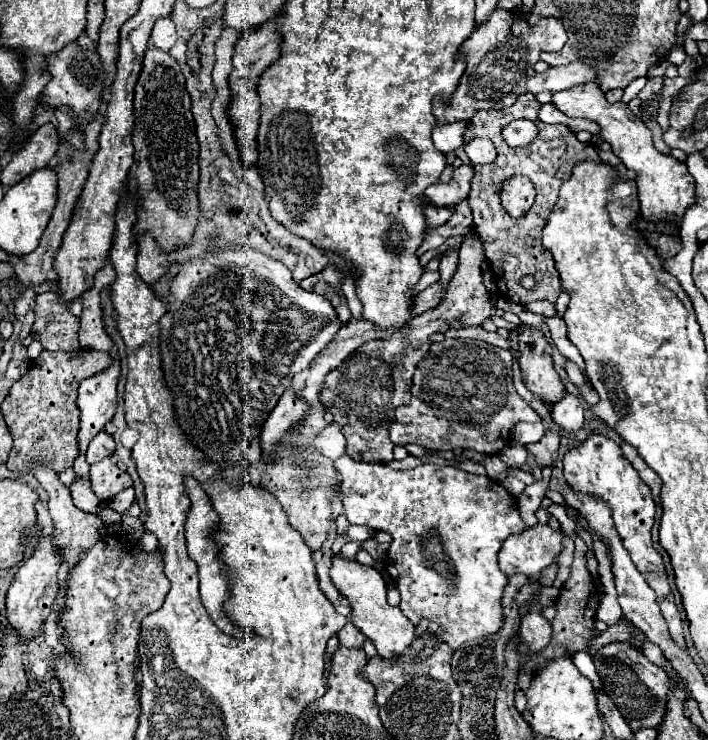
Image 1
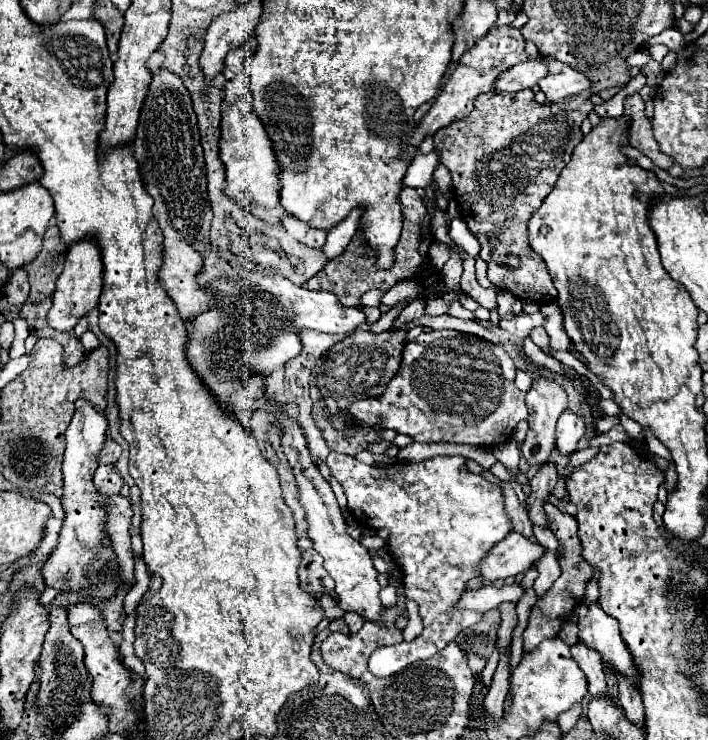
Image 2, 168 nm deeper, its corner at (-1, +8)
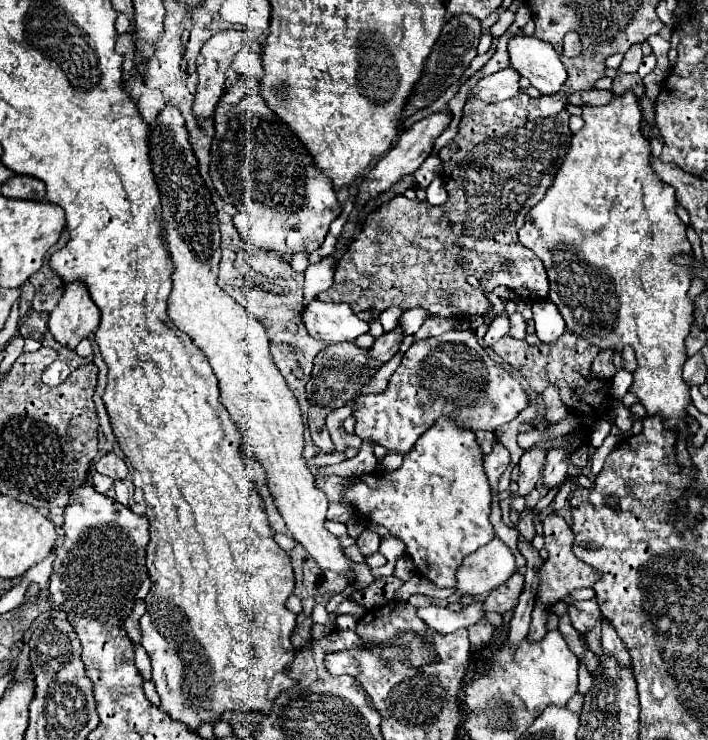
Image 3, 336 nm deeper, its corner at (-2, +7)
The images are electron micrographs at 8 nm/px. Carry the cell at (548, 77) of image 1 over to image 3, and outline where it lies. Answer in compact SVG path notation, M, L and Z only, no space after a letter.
M513 67L501 69L501 71L493 73L493 75L483 77L473 87L473 95L477 99L481 99L481 101L487 101L487 103L497 103L497 101L511 99L521 89L519 79L521 79L521 75L517 75L517 71L513 71Z

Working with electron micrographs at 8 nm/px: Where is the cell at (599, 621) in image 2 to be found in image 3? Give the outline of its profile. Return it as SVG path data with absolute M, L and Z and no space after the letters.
M575 601L569 605L569 617L573 621L573 627L581 633L587 635L589 631L593 631L597 625L601 625L601 609L597 607L597 603L591 601Z

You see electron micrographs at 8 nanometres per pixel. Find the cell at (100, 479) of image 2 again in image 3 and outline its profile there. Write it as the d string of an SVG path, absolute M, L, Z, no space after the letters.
M97 471L93 473L93 479L91 479L91 481L93 481L93 487L95 487L99 493L107 493L109 489L113 489L113 483L115 483L113 479L109 479L107 475L101 475L101 473L97 473Z

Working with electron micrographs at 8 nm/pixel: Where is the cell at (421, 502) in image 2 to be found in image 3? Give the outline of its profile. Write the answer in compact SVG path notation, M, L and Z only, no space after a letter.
M443 417L417 439L413 451L403 457L403 465L397 471L379 469L367 475L349 477L343 497L363 519L383 525L393 537L401 539L405 543L405 553L411 555L415 573L425 577L435 587L455 587L455 573L463 557L475 553L495 537L495 529L489 521L491 487L483 473L483 455L475 435L471 431L463 431L455 421Z

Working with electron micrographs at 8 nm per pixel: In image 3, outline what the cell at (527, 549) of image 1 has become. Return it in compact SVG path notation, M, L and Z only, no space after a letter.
M495 537L473 555L465 557L457 571L459 595L449 597L449 603L459 601L461 595L483 595L497 589L517 571L513 551Z

